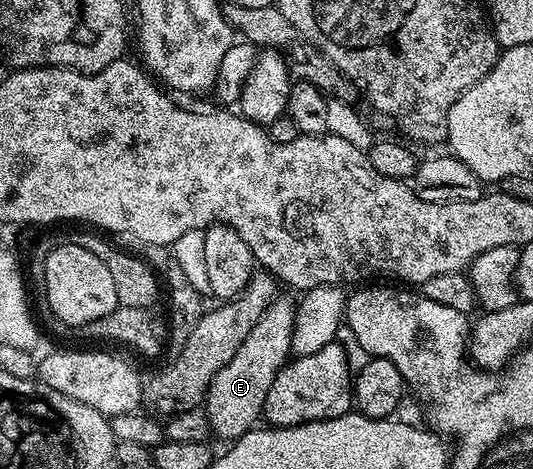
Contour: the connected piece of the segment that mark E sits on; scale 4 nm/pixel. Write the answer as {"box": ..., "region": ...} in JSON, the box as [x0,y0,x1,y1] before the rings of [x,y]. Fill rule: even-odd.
{"box":[202,295,296,443],"region":[[[283,295],[272,300],[262,311],[261,318],[254,327],[251,327],[250,333],[246,335],[230,363],[222,367],[209,383],[202,408],[209,430],[215,436],[217,433],[224,443],[231,443],[244,433],[249,433],[261,420],[266,395],[270,395],[270,387],[278,371],[290,360],[296,306],[295,300],[291,301]]]}

